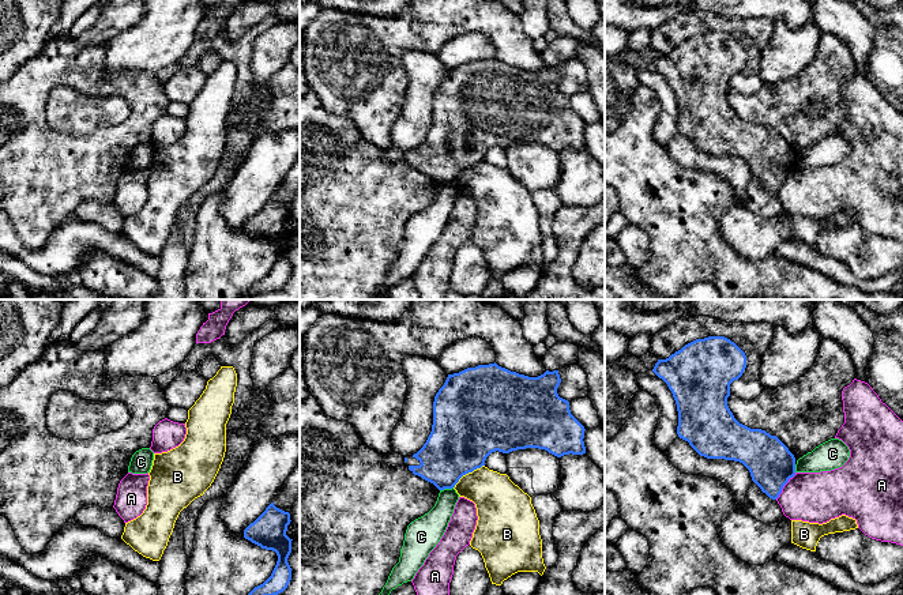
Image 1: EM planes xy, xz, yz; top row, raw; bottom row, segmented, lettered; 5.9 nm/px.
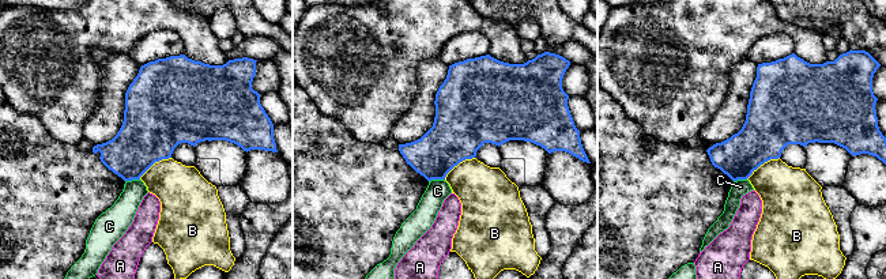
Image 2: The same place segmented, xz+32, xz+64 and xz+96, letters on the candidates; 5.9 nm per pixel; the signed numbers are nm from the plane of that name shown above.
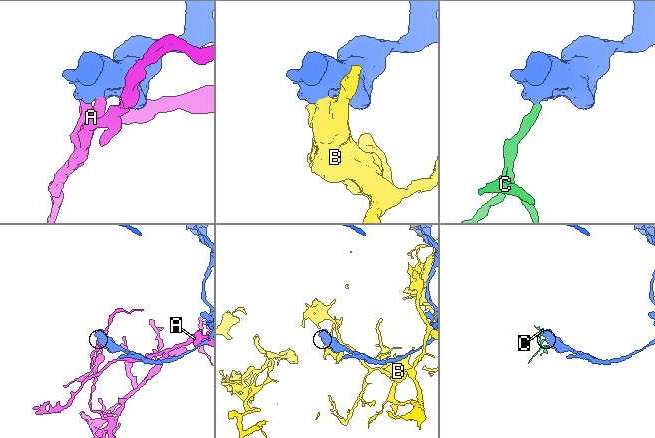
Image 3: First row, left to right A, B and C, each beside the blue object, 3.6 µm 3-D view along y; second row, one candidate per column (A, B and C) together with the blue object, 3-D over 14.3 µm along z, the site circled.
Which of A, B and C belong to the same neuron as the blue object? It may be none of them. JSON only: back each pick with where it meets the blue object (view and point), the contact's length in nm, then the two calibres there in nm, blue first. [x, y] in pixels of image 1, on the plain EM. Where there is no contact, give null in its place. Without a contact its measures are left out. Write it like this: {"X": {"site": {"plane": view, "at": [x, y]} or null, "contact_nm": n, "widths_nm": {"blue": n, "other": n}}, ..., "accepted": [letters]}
{"accepted": []}

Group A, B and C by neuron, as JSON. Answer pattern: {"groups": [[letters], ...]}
{"groups": [["A"], ["B"], ["C"]]}

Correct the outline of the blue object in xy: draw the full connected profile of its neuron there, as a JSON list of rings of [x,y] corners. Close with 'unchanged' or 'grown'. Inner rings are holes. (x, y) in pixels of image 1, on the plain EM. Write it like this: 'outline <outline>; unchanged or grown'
outline [[[271,197],[266,206],[244,225],[244,233],[266,245],[272,245],[278,251],[276,260],[271,271],[260,280],[255,282],[248,294],[274,291],[283,287],[291,275],[291,263],[287,253],[291,248],[291,236],[287,230],[290,208]]]; unchanged

